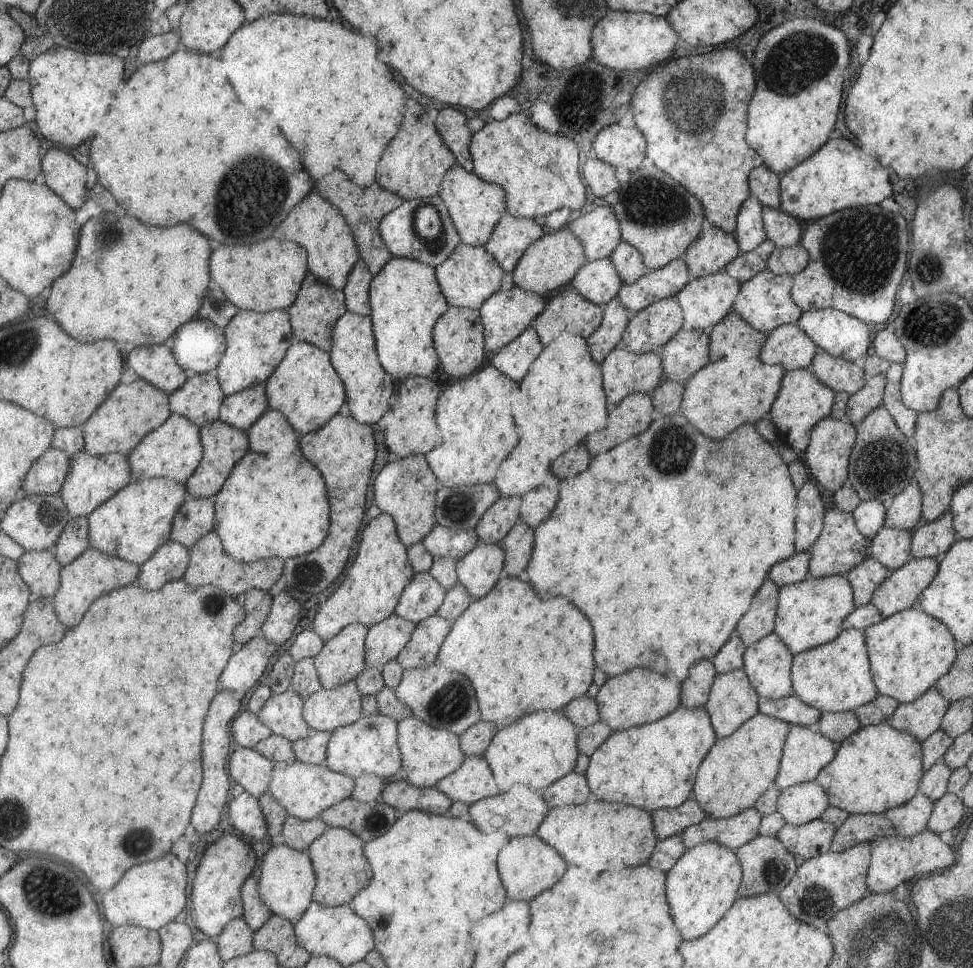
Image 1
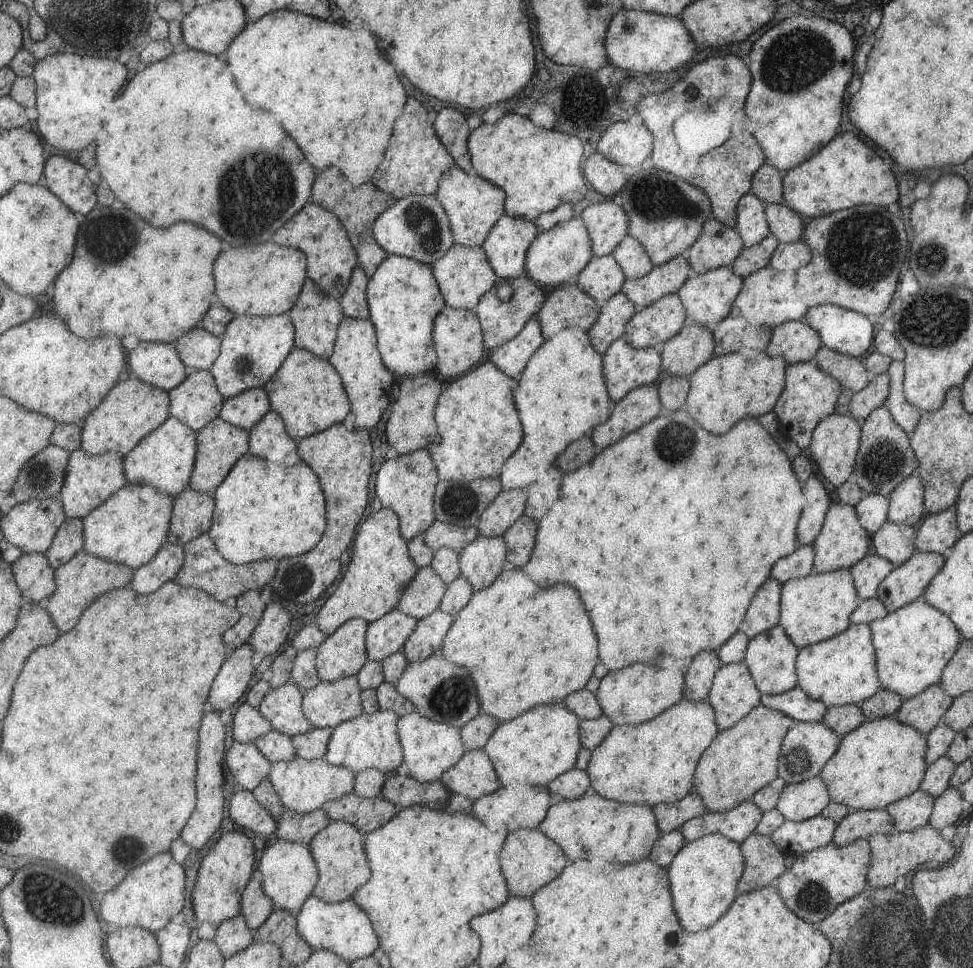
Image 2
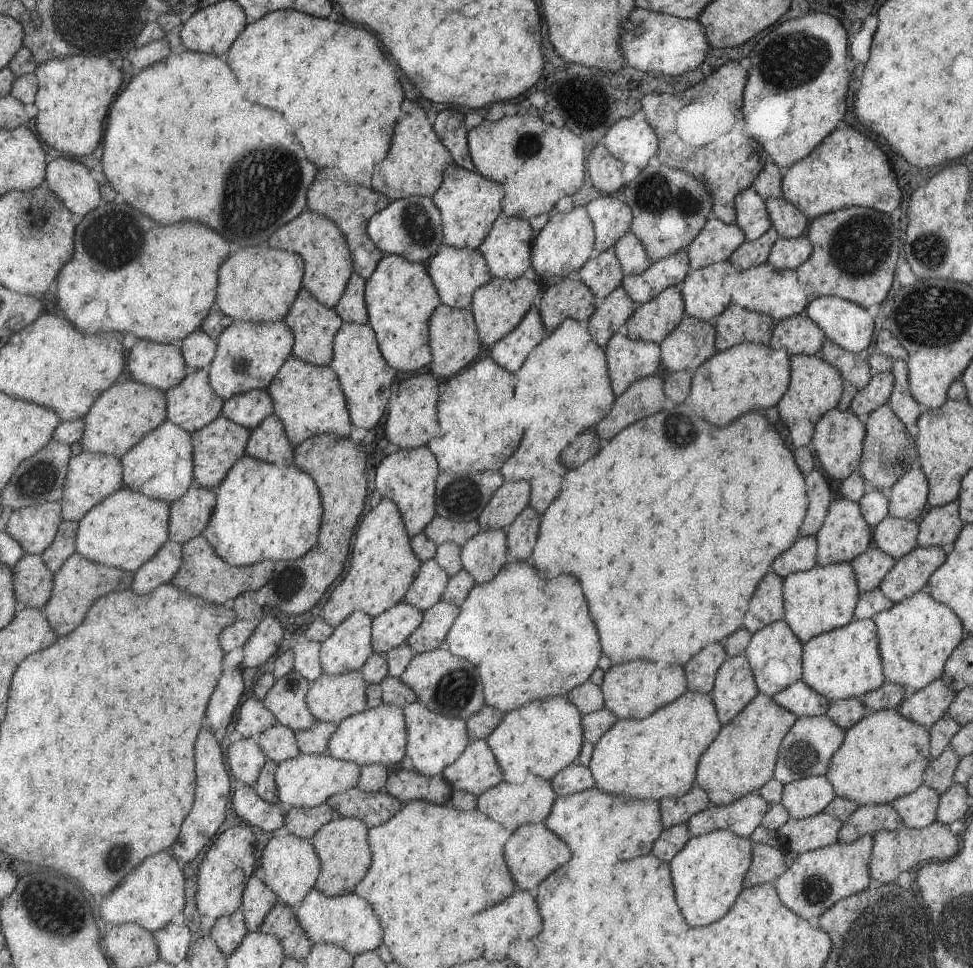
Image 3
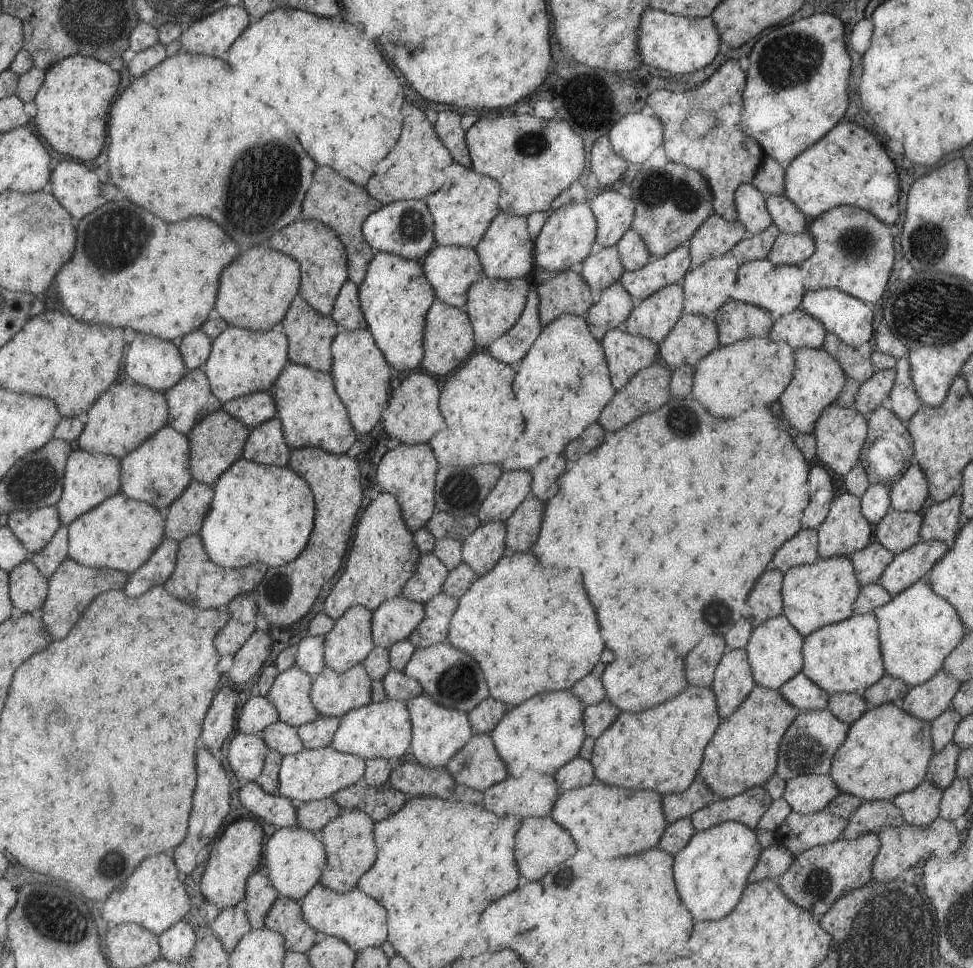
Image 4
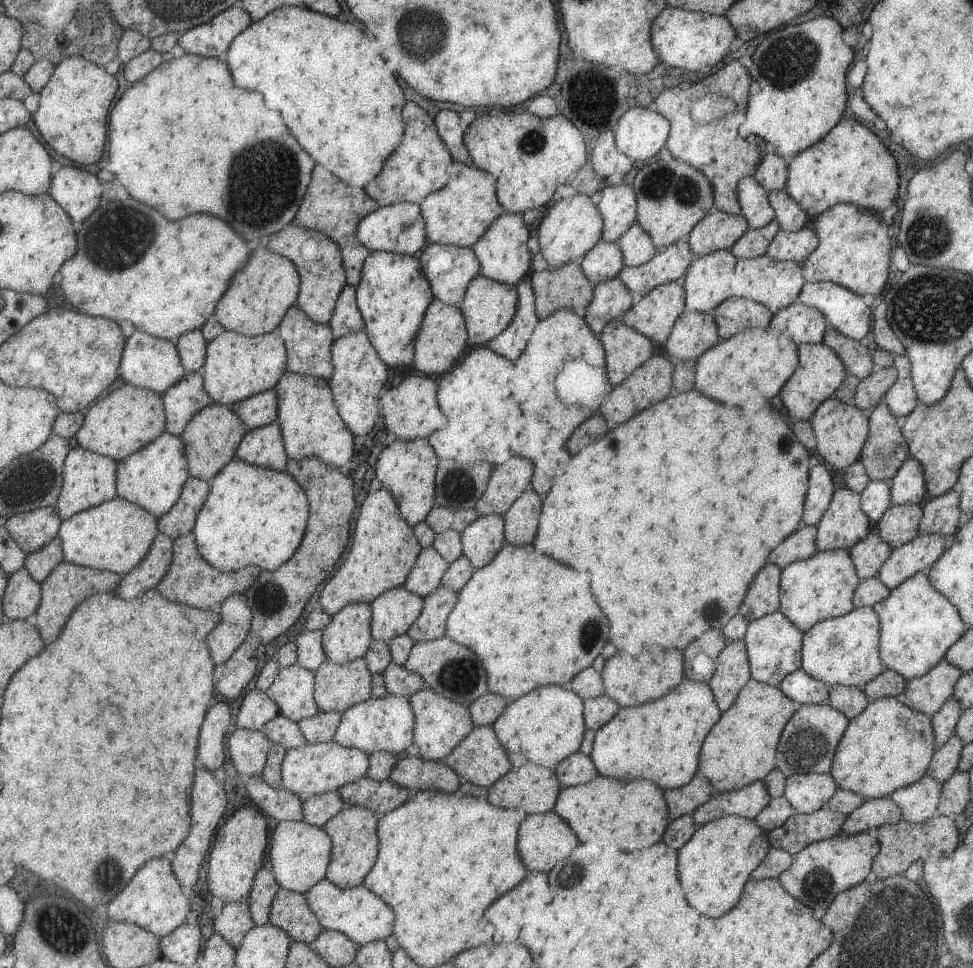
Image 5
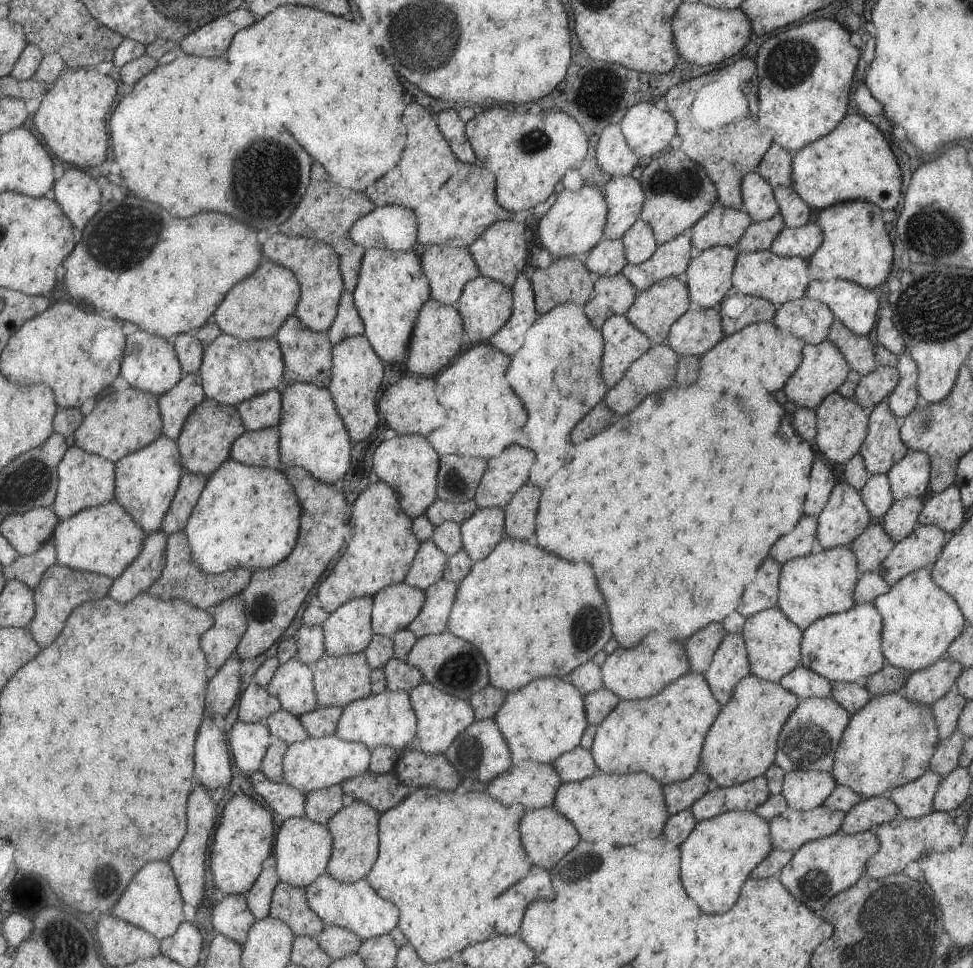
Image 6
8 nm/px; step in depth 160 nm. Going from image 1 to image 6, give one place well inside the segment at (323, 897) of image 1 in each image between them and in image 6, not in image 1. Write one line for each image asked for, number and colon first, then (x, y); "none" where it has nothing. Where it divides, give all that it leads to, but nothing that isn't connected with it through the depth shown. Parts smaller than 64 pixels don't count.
2: (338, 849)
3: (341, 845)
4: (348, 839)
5: (352, 831)
6: (354, 828)

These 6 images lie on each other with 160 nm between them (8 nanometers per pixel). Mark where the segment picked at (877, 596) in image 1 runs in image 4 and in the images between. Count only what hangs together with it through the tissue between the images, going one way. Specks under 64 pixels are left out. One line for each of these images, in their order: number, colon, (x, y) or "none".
2: (906, 582)
3: (909, 574)
4: (907, 567)

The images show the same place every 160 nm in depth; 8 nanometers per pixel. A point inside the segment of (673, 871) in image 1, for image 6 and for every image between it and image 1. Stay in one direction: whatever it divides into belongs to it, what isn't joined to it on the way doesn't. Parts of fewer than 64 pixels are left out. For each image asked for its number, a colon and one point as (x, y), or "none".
2: (702, 877)
3: (707, 874)
4: (710, 872)
5: (713, 865)
6: (717, 856)

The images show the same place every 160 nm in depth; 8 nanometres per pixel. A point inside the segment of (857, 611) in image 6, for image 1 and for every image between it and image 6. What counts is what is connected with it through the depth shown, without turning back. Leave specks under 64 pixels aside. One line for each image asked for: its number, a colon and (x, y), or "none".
1: (834, 677)
2: (841, 670)
3: (843, 663)
4: (844, 657)
5: (843, 650)

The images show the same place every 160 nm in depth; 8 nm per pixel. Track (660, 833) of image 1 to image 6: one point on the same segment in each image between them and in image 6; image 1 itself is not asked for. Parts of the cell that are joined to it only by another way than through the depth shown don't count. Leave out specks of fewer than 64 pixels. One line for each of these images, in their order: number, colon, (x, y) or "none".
2: (669, 816)
3: (672, 811)
4: (675, 806)
5: (681, 801)
6: (679, 796)

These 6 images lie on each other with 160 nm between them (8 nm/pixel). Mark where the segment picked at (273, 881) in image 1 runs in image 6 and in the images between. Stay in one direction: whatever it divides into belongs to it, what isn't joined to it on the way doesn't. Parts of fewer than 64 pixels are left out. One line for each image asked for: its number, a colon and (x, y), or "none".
2: (289, 871)
3: (291, 865)
4: (295, 858)
5: (300, 852)
6: (303, 848)

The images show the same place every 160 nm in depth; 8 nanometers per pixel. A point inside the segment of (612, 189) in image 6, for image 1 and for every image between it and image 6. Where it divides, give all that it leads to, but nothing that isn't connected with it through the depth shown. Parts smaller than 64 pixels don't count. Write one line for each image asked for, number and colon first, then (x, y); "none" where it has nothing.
1: (598, 232)
2: (606, 223)
3: (610, 217)
4: (613, 213)
5: (617, 205)

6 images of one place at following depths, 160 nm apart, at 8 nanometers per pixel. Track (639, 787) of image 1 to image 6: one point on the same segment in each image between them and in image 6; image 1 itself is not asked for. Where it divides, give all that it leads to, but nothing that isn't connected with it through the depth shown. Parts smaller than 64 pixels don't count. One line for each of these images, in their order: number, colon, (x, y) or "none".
2: (652, 762)
3: (654, 757)
4: (660, 749)
5: (660, 741)
6: (662, 735)

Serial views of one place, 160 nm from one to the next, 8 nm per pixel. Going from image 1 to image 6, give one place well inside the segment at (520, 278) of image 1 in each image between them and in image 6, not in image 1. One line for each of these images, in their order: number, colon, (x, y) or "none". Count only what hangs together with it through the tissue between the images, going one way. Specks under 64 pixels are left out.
2: (555, 255)
3: (564, 244)
4: (567, 237)
5: (572, 226)
6: (573, 224)

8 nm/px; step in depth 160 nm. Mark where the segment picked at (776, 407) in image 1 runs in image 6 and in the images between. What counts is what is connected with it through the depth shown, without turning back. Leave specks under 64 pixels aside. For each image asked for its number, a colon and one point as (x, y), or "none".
2: (808, 395)
3: (815, 386)
4: (817, 378)
5: (819, 371)
6: (822, 369)

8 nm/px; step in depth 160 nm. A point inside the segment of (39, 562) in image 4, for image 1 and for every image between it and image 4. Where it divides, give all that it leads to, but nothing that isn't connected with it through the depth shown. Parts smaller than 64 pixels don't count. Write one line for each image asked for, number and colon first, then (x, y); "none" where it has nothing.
1: (75, 540)
2: (70, 540)
3: (65, 546)

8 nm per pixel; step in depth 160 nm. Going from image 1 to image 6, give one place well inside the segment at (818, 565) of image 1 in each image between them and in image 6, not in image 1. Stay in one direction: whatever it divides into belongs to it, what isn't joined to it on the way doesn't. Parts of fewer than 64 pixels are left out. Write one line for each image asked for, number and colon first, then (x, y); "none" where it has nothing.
2: (841, 542)
3: (843, 534)
4: (844, 530)
5: (843, 523)
6: (843, 517)

